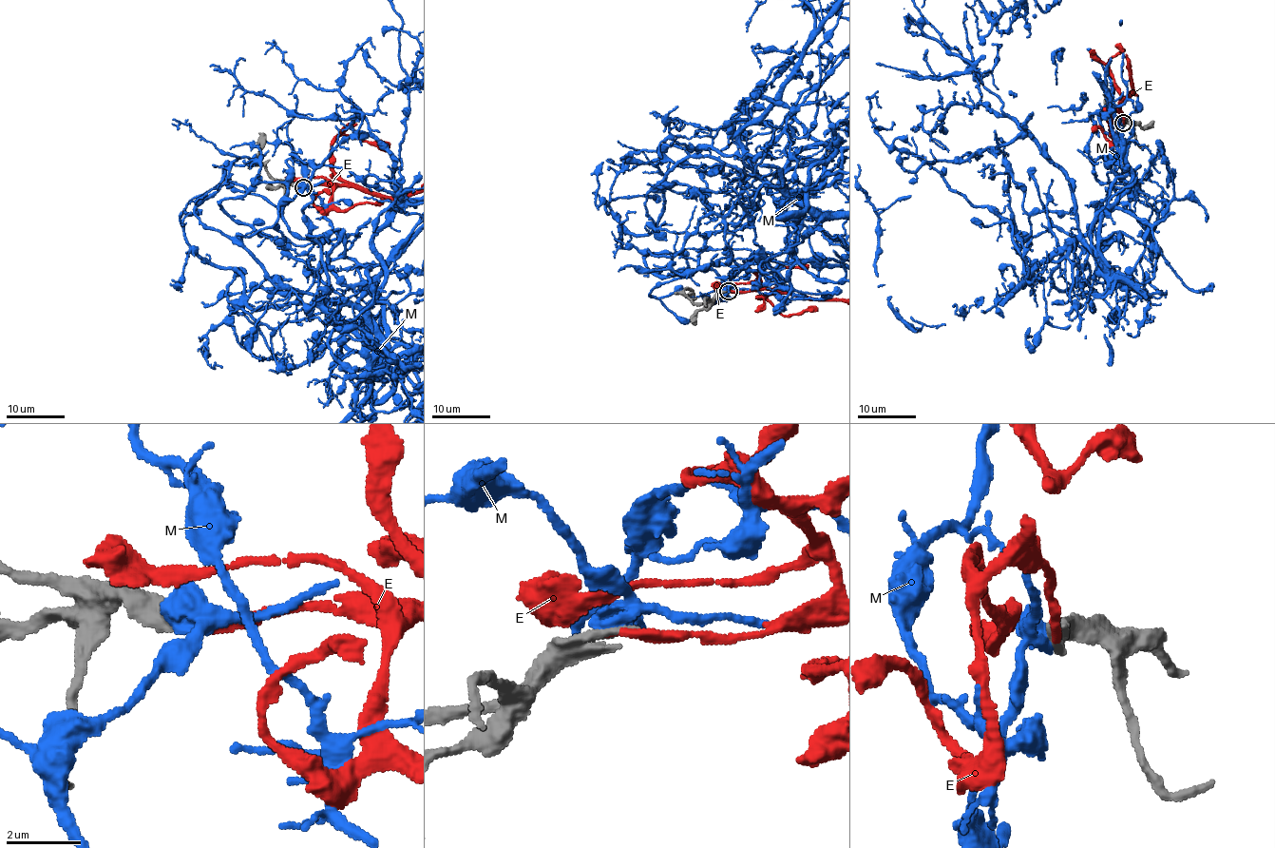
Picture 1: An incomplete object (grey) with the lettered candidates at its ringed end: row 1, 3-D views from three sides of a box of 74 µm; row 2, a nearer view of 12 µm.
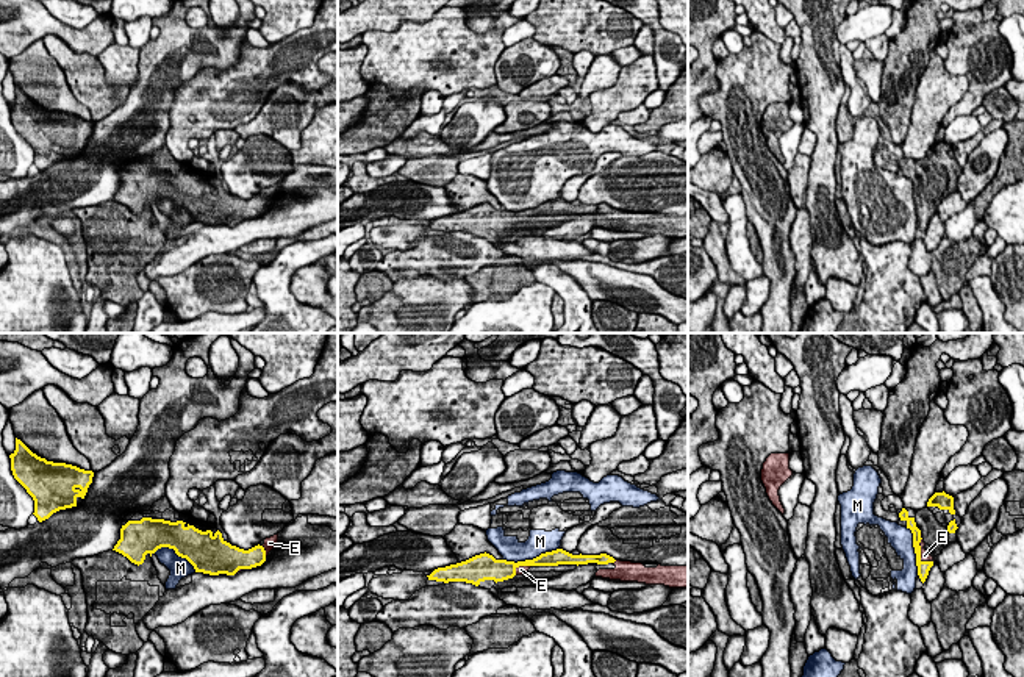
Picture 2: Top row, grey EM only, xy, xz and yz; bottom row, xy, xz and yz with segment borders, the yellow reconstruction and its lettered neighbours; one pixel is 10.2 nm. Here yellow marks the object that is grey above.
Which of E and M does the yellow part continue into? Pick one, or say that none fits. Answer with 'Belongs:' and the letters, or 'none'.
Belongs: E

